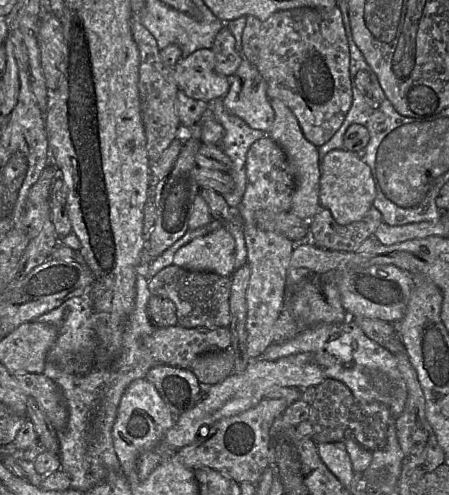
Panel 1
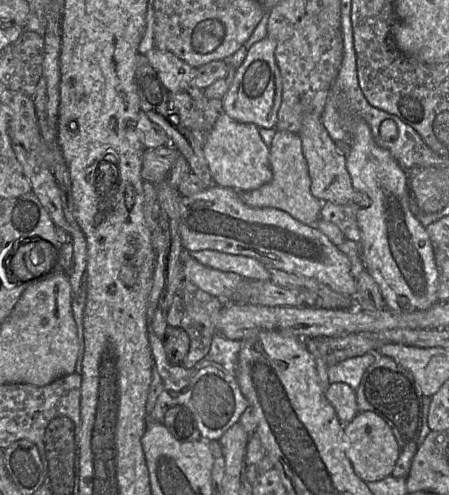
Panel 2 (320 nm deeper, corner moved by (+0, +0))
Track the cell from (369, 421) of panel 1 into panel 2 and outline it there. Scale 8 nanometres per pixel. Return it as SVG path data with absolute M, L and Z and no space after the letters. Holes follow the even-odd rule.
M379 355L363 374L356 390L358 412L371 411L382 417L391 428L399 447L399 457L392 471L394 477L407 477L419 444L422 428L423 394L412 374L392 358Z

